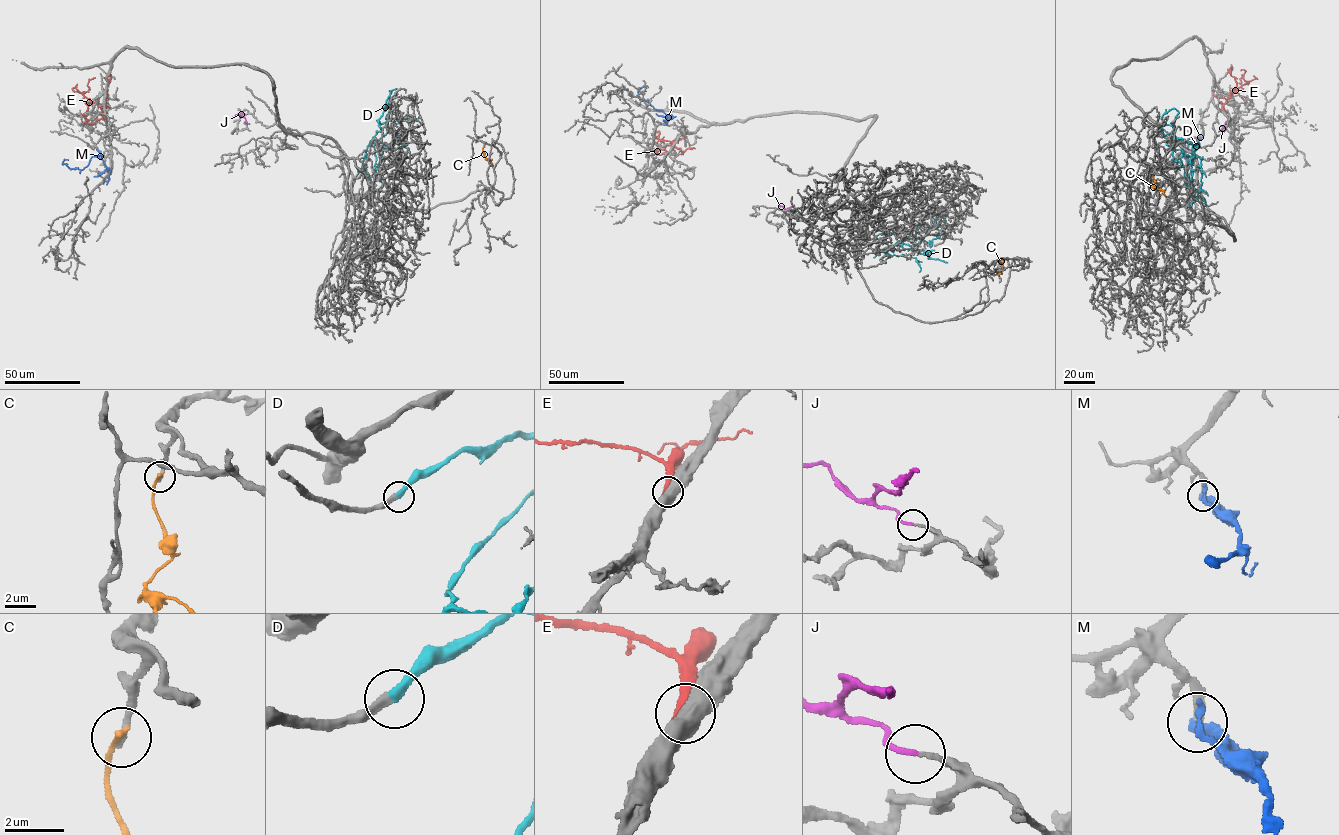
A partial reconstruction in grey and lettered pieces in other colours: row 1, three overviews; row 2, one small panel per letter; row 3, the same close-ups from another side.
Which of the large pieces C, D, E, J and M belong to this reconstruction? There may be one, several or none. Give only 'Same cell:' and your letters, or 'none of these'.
Same cell: D, J, M

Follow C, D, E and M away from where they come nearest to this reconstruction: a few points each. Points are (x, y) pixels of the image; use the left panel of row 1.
C: (483, 147), (490, 166)
D: (358, 174), (366, 150), (381, 128), (377, 121), (380, 124), (386, 121), (388, 112), (393, 110)
E: (105, 121), (100, 107), (82, 93), (88, 91), (88, 82), (92, 79)
M: (97, 149), (100, 155), (92, 157), (82, 169), (66, 165)

